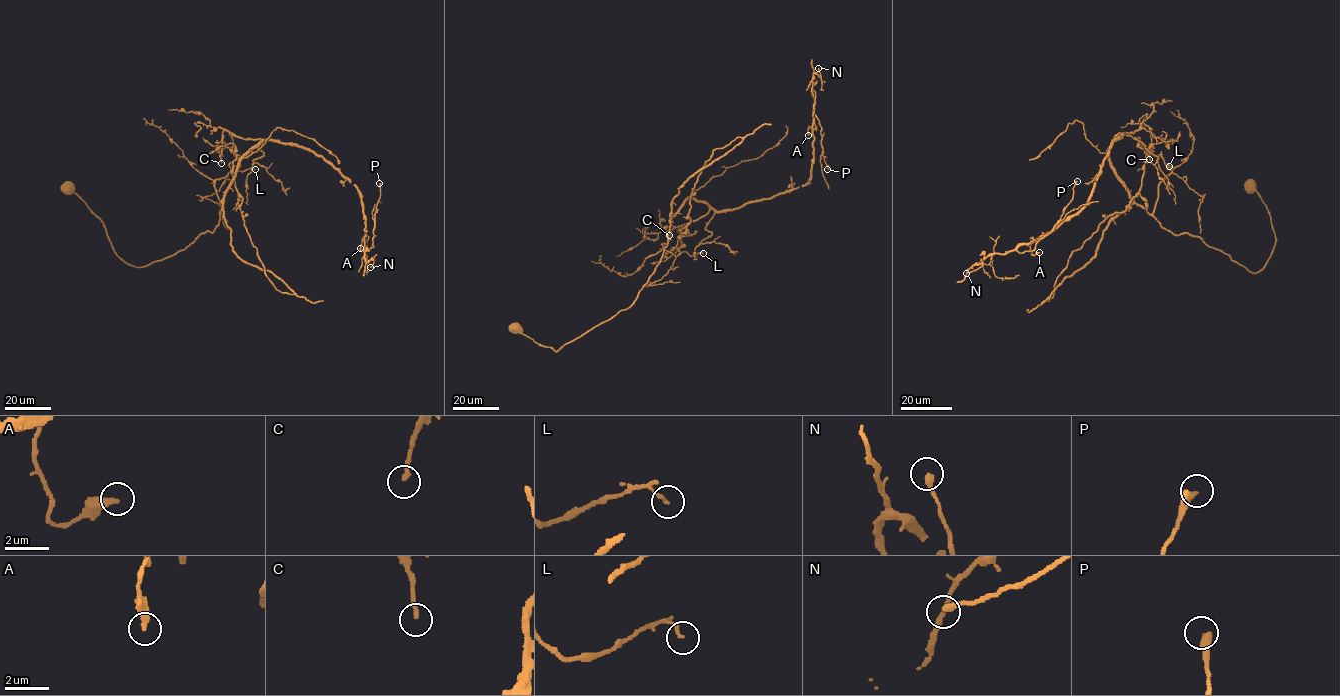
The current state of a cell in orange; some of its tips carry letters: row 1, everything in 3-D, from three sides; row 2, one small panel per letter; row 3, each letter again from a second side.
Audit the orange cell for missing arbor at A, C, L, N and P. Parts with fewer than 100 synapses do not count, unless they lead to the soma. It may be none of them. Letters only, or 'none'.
none

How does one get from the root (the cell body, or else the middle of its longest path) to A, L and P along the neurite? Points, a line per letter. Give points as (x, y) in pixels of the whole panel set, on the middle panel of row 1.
A: (514, 328), (557, 351), (628, 308), (687, 199), (727, 211), (802, 187), (813, 157), (809, 126), (808, 135)
L: (514, 328), (557, 351), (630, 306), (669, 239), (662, 247), (675, 256), (682, 252), (691, 256), (703, 253)
P: (514, 328), (557, 351), (628, 308), (687, 199), (727, 211), (802, 187), (810, 177), (814, 113), (827, 169)

